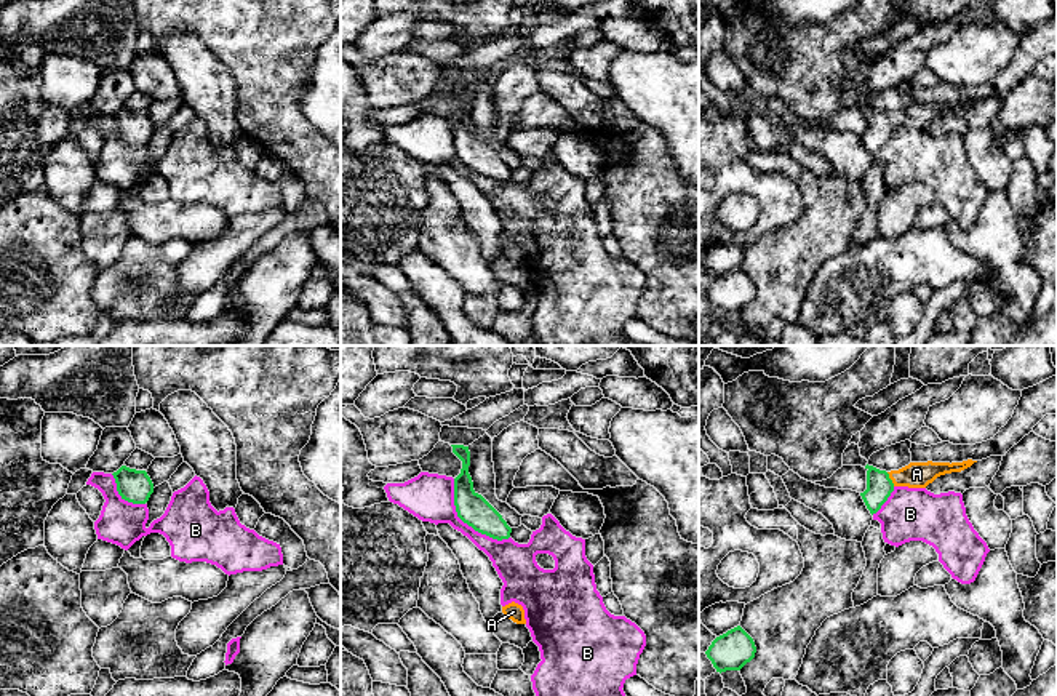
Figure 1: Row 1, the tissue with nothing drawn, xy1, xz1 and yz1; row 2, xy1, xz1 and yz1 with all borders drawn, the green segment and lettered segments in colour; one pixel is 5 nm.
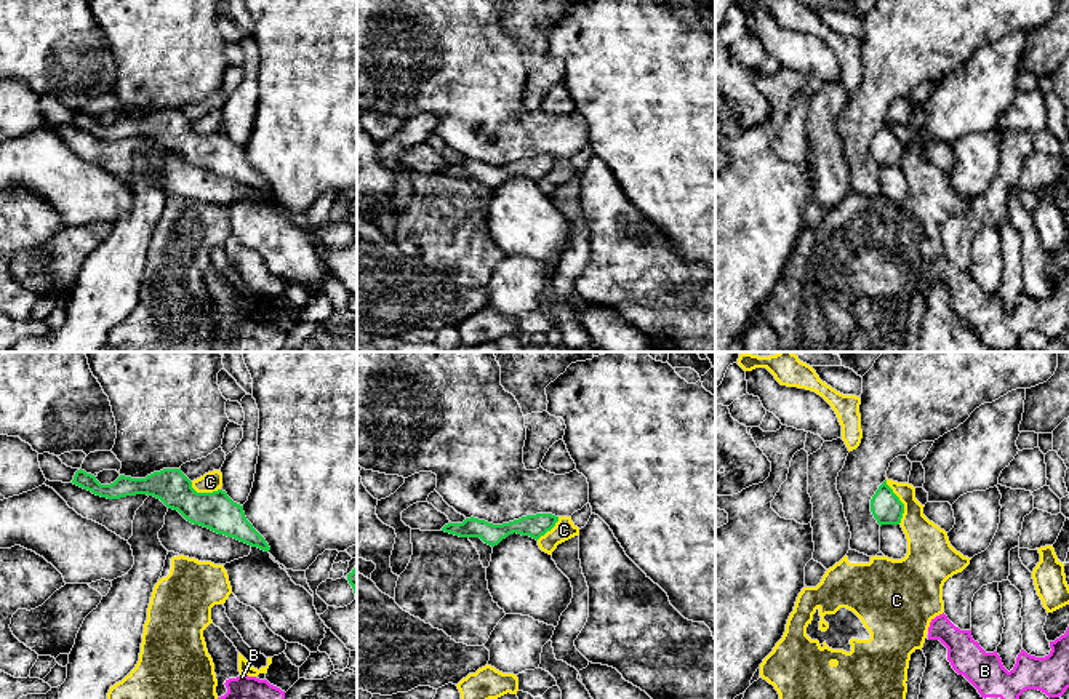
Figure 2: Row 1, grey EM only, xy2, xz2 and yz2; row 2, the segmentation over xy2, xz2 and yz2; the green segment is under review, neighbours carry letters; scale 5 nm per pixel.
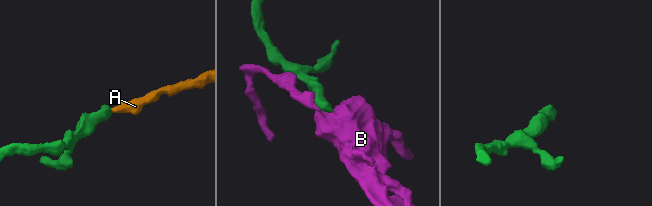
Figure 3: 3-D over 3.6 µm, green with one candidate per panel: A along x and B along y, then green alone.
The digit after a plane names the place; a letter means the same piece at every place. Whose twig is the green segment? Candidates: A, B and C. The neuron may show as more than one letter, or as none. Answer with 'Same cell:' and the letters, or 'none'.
Same cell: A

